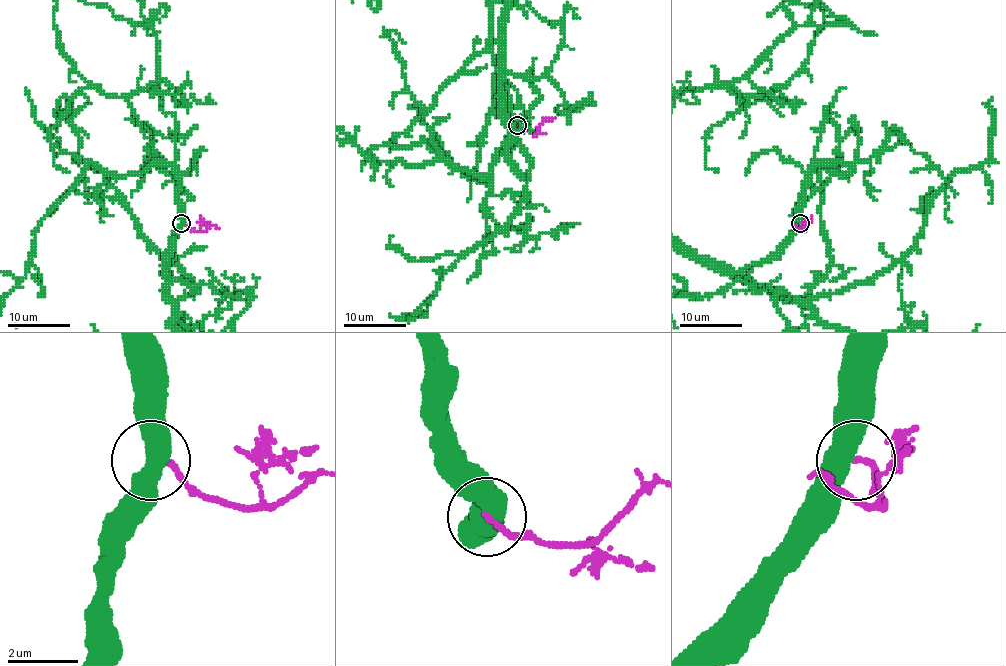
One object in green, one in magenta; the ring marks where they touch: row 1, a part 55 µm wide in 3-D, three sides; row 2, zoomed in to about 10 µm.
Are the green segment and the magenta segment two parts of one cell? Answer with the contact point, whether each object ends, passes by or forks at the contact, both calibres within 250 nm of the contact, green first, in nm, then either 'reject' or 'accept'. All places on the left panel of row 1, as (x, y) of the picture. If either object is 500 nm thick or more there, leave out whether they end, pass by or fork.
place (181, 223); calibres 550 and 160 nm; reject

